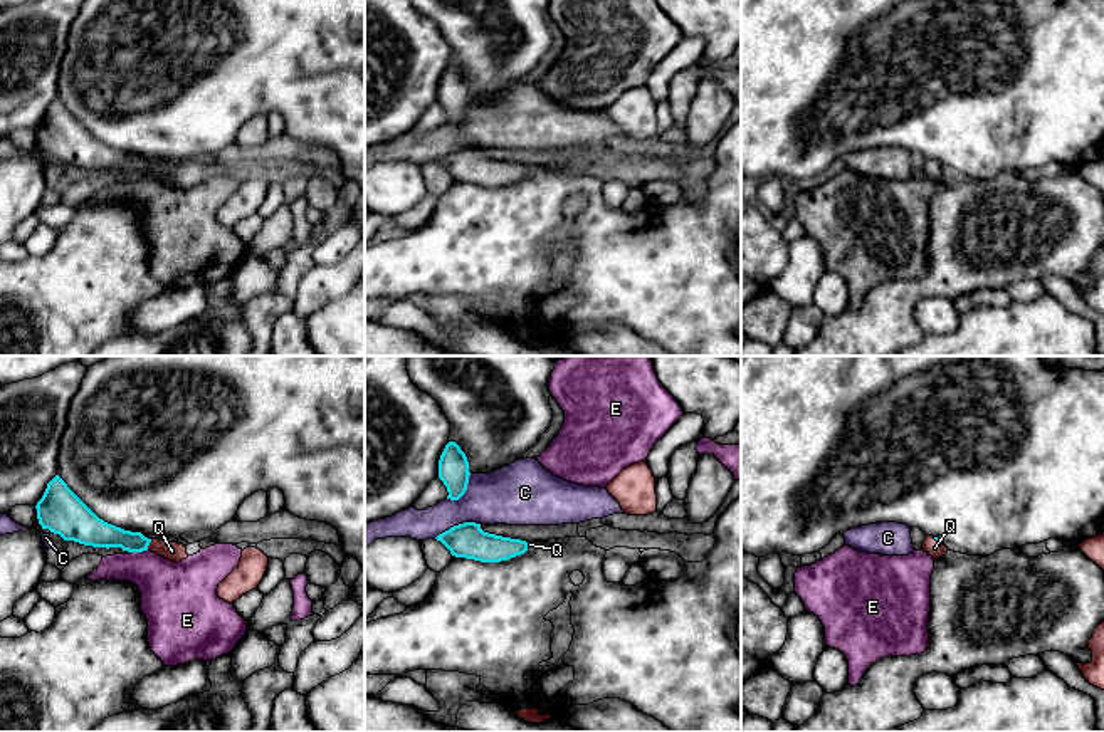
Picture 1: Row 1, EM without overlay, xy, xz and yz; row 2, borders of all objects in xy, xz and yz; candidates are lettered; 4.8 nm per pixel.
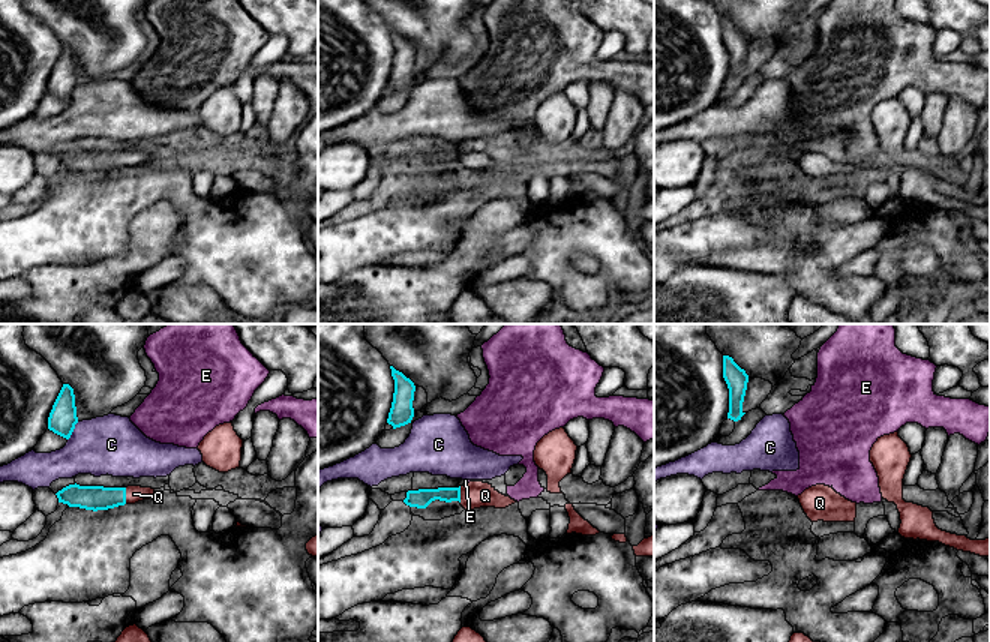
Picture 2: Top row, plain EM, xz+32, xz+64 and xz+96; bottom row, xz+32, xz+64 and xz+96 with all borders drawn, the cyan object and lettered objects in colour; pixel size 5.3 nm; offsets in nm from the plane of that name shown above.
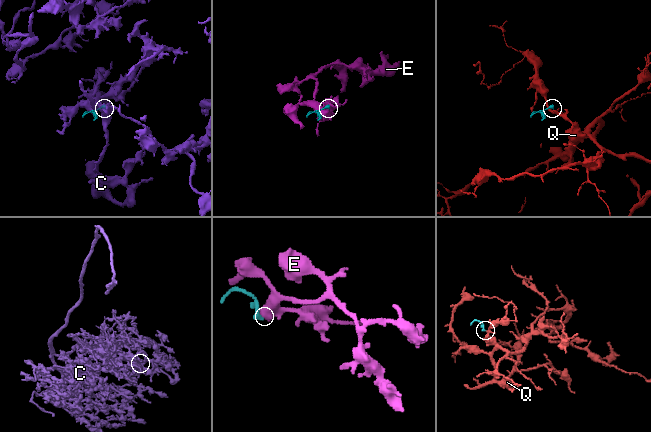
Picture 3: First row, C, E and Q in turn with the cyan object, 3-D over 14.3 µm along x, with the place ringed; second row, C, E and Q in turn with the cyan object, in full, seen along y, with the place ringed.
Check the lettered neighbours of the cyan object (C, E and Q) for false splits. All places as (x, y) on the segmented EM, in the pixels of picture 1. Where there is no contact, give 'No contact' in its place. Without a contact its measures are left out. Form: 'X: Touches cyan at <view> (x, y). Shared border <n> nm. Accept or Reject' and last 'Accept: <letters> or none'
C: Touches cyan at xz (456, 526). Shared border 240 nm. Reject
E: Touches cyan at xy (138, 551). Shared border 80 nm. Reject
Q: Touches cyan at xy (148, 544). Shared border 60 nm. Accept
Accept: Q

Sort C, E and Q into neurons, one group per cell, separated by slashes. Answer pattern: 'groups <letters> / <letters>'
groups C / E / Q

